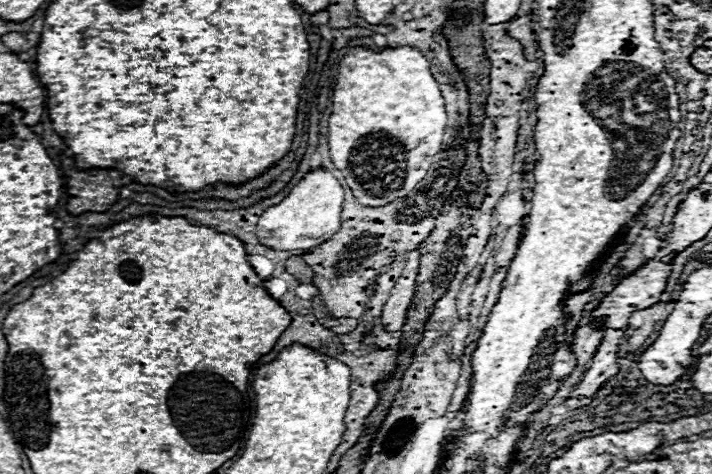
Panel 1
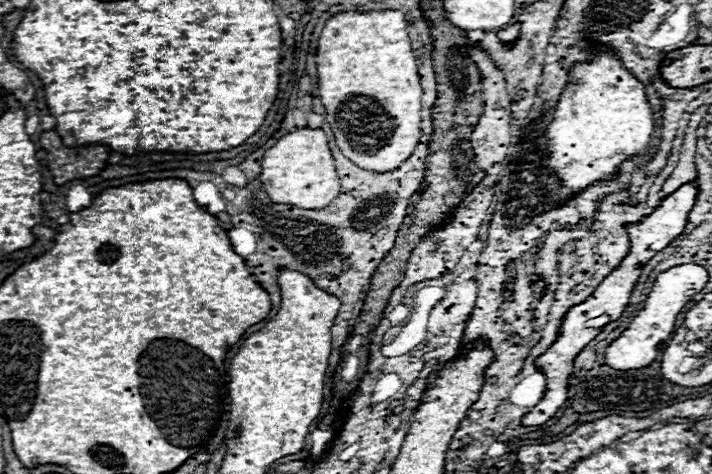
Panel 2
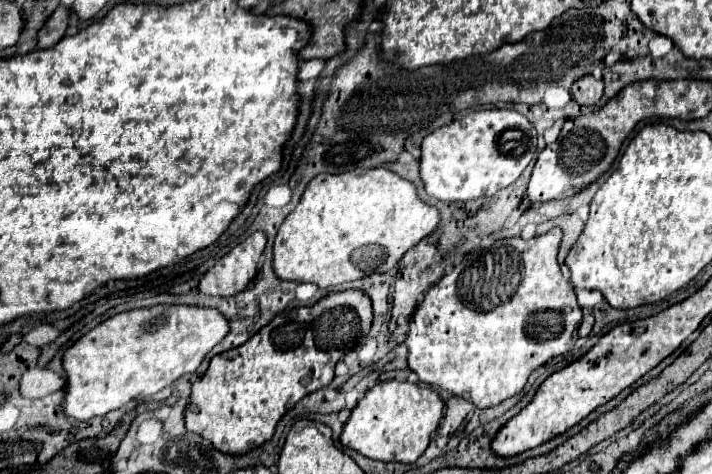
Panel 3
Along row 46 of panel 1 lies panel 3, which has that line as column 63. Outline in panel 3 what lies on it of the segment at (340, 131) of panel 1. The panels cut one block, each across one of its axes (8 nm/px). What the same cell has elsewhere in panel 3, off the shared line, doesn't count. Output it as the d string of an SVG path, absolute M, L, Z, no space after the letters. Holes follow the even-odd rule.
M166 306L120 312L64 350L62 366L68 376L62 410L76 420L90 420L122 408L134 398L146 398L170 386L184 374L196 372L204 356L226 336L226 318L214 308Z

